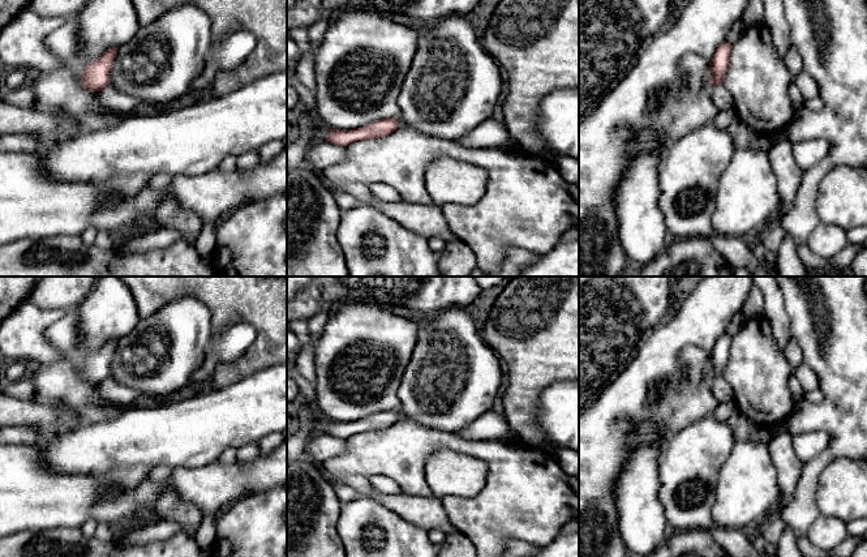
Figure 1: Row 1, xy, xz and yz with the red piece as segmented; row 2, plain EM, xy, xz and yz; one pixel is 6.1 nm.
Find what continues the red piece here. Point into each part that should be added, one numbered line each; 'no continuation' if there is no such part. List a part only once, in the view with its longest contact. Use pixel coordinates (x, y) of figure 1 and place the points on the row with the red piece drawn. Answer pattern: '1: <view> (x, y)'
no continuation

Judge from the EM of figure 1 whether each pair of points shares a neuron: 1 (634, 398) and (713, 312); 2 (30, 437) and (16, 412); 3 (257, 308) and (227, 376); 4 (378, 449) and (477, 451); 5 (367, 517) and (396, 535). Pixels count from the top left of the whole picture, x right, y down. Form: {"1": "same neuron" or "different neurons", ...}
{"1": "same neuron", "2": "different neurons", "3": "same neuron", "4": "same neuron", "5": "same neuron"}

